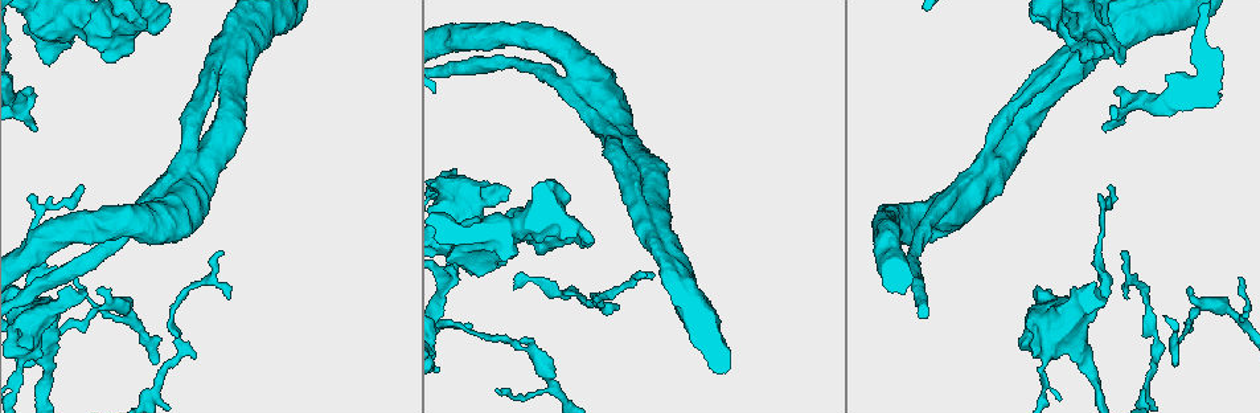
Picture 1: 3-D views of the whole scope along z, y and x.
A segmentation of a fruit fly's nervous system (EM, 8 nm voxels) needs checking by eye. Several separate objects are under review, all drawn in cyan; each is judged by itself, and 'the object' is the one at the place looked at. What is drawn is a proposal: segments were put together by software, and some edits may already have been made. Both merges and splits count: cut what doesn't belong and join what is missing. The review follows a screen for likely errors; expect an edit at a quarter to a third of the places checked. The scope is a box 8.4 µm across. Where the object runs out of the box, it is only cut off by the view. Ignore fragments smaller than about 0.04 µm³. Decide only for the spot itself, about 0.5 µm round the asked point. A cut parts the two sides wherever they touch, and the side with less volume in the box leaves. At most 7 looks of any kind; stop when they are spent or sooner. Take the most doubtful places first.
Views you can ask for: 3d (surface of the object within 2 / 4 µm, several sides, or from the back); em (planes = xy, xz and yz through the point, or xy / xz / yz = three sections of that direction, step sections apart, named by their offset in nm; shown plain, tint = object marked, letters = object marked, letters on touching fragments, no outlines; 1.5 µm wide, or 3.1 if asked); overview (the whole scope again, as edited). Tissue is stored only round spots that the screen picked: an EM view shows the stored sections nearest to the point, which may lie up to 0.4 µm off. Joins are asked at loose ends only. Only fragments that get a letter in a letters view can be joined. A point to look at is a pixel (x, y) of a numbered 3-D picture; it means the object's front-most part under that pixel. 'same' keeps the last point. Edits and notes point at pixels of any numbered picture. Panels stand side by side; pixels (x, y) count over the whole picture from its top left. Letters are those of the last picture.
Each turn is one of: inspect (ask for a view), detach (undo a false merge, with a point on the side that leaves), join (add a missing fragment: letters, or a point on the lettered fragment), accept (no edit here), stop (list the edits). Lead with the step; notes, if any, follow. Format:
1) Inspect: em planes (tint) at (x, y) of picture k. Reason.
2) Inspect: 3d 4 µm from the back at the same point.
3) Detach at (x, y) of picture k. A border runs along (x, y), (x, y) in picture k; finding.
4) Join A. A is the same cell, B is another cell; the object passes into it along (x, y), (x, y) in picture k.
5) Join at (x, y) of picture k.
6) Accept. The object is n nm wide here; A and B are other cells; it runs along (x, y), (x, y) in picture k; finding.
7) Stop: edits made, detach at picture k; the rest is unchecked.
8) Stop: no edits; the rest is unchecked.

Inspect: 3d 4 µm from the back at (101, 286) of picture 1. Free end.

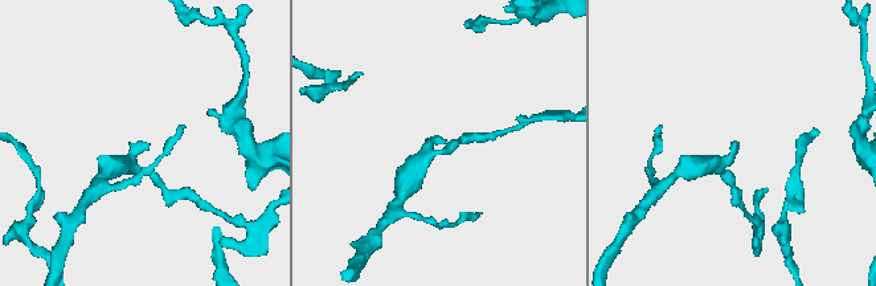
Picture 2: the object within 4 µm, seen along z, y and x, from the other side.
Inspect: em planes (letters) at (735, 142) of picture 2.

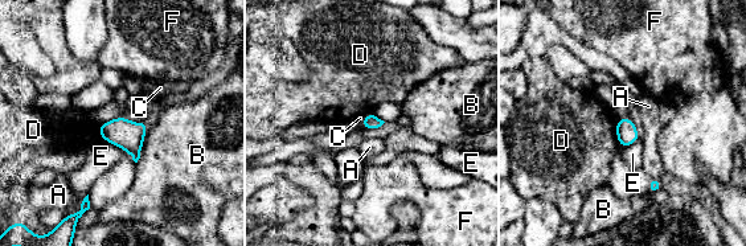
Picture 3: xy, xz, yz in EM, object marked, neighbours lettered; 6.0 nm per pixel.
Accept. The longest contact is with B, 260 nm; A, B, C, D, E and F are other cells; a border runs along (122, 115), (98, 126) in picture 3; no lettered fragment goes on from it.

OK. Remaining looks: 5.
Inspect: em planes (tint) at (449, 325) of picture 1. Abrupt turn.

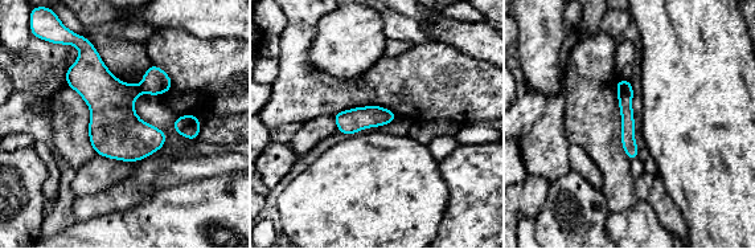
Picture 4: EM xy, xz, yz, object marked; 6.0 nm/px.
Inspect: em planes (letters) at the same point.

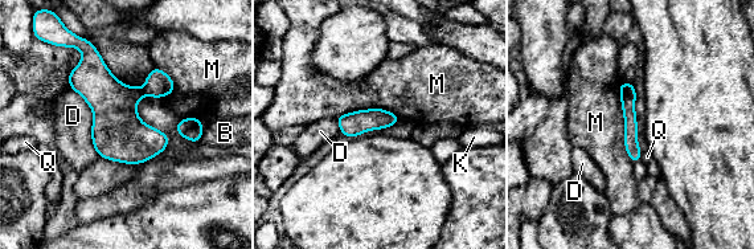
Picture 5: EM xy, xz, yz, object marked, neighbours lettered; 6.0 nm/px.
Detach at (158, 84) of picture 5. The longest contact is with M, 500 nm; B, D, K, M and Q are other cells; a border runs along (143, 90), (144, 94) in picture 5; two neurons meet here.

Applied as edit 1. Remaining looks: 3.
Inspect: overview.

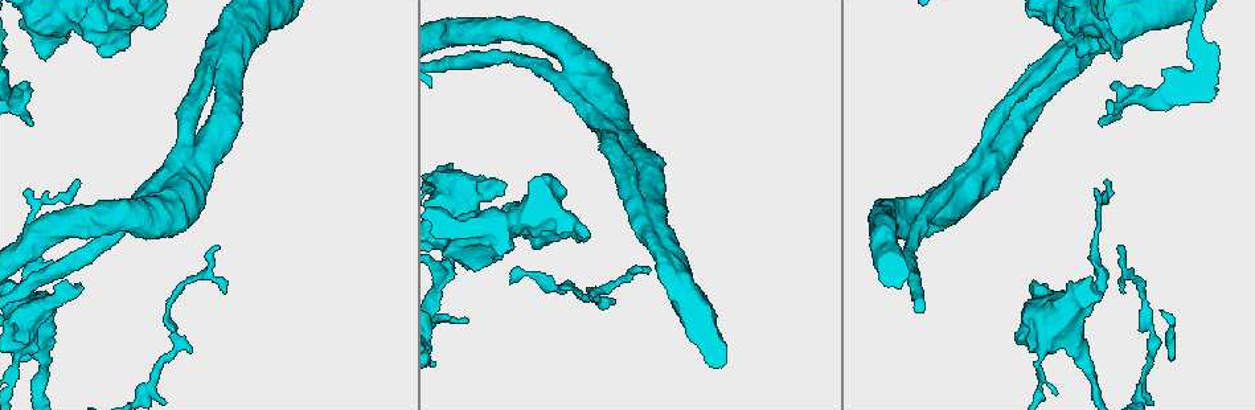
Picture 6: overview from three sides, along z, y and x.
Inspect: em planes (plain) at (1105, 180) of picture 6. Thin end.

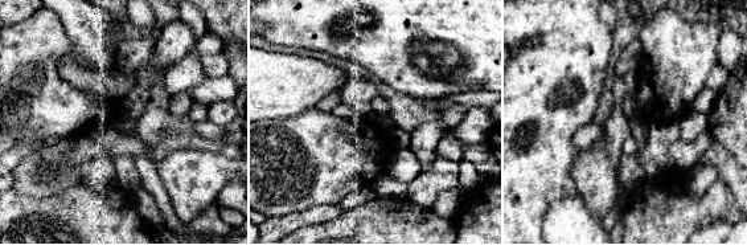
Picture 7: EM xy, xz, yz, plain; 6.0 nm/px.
Inspect: em planes (letters) at the same point. What lies round it.

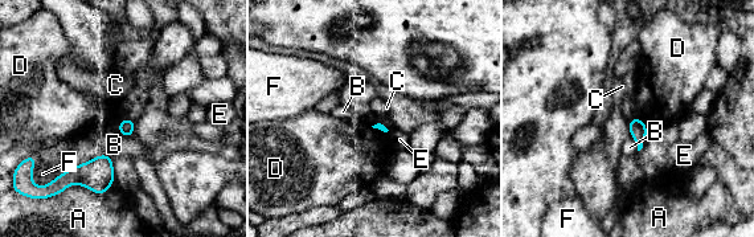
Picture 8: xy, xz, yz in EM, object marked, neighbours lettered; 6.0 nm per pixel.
Accept. A, B, C, D, E and F are other cells; a border runs along (627, 122), (631, 135) in picture 8; none of them fits.

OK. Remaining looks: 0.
Stop: edits made, detach at picture 5; the rest is unchecked.

